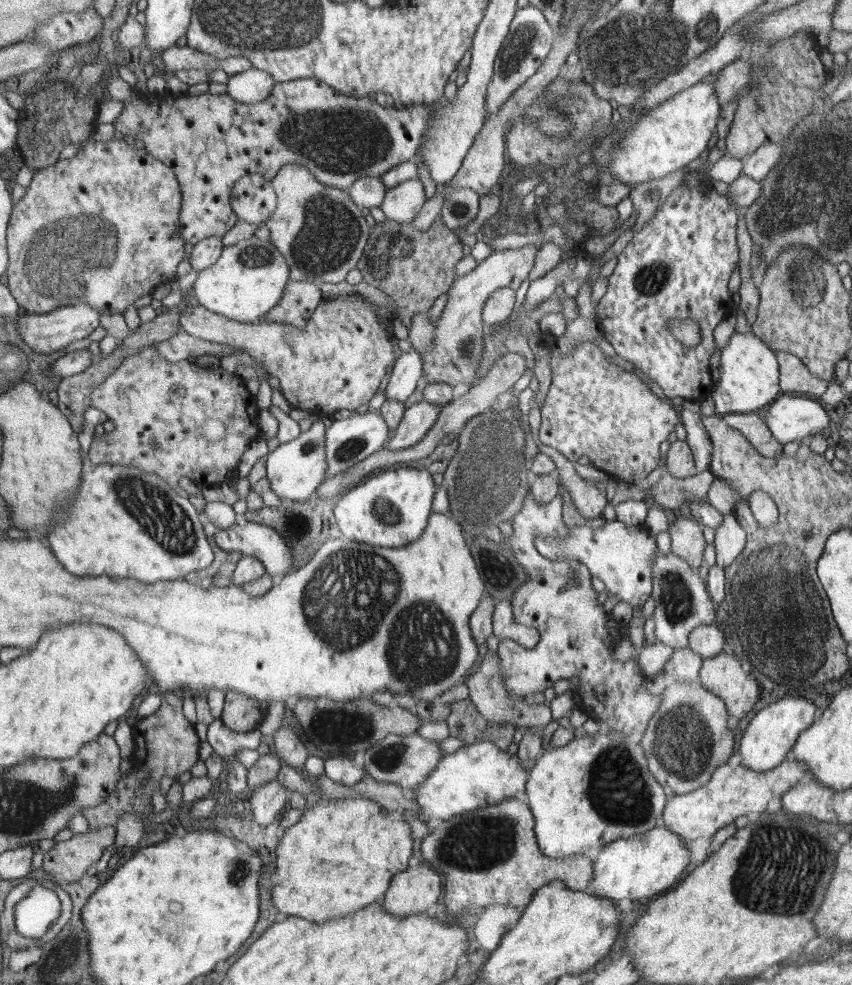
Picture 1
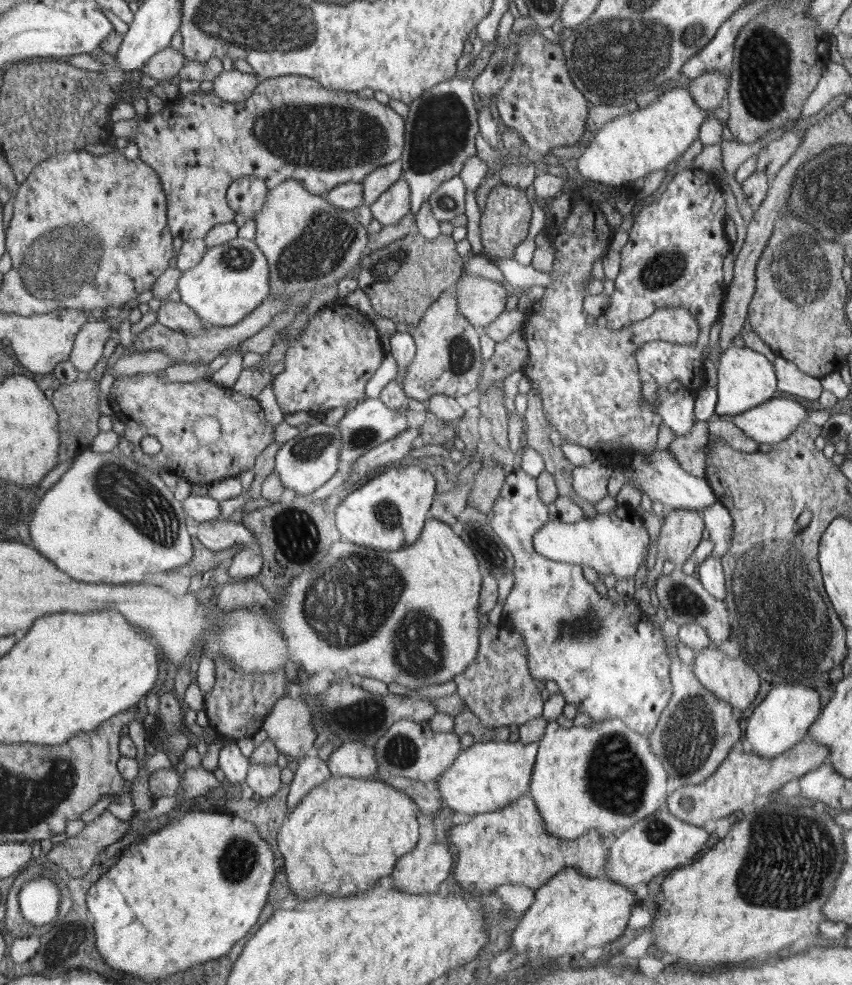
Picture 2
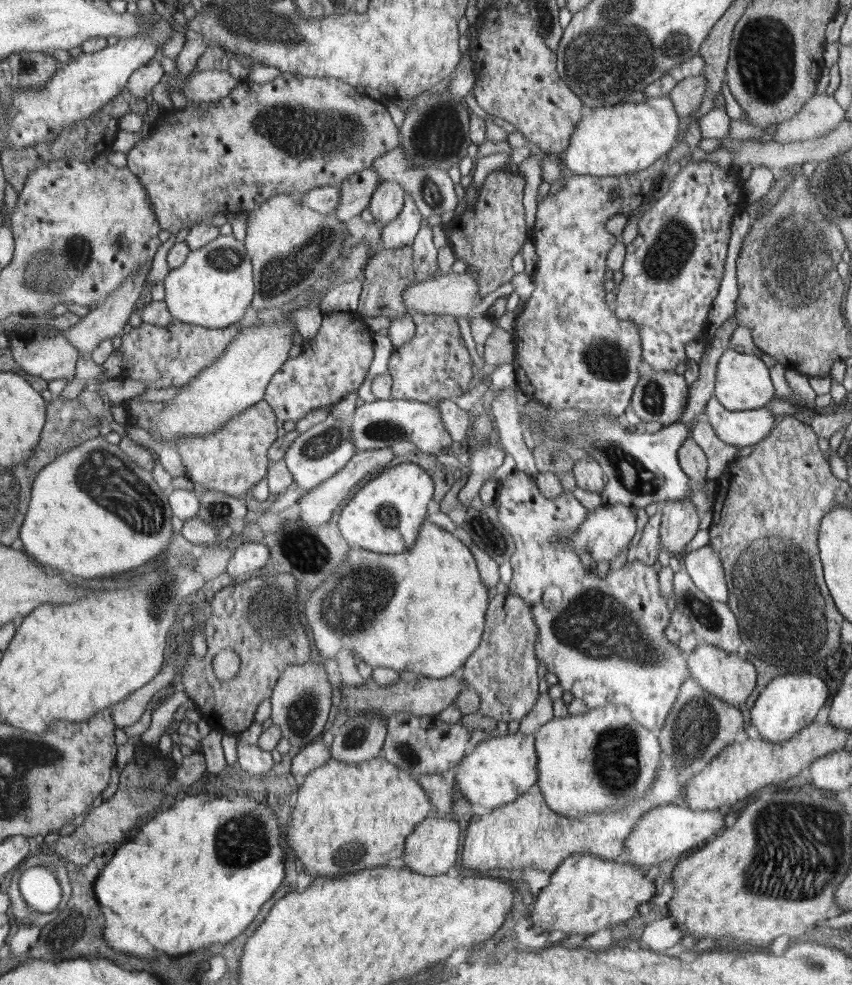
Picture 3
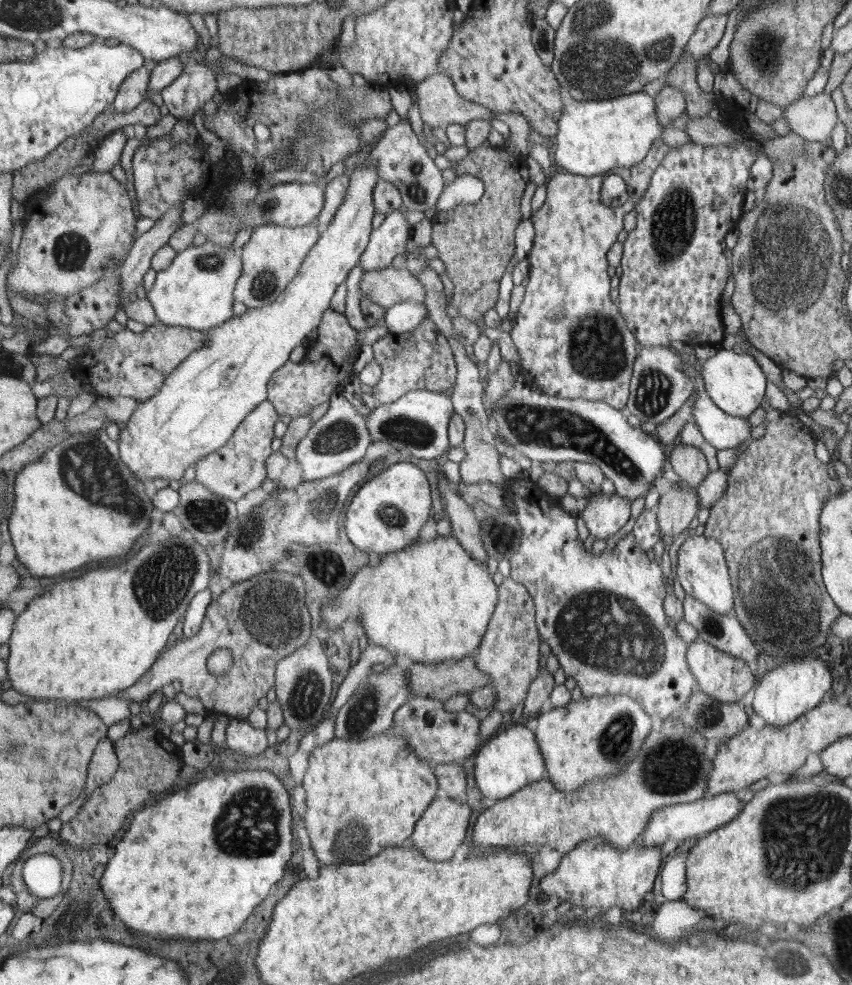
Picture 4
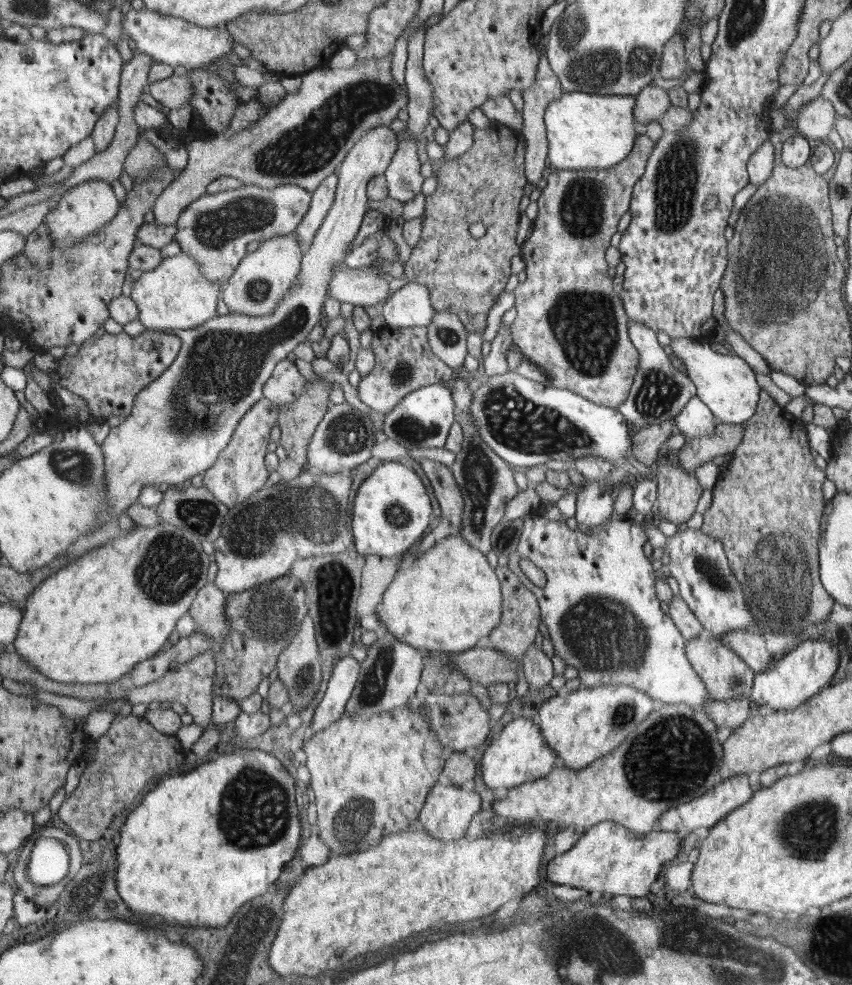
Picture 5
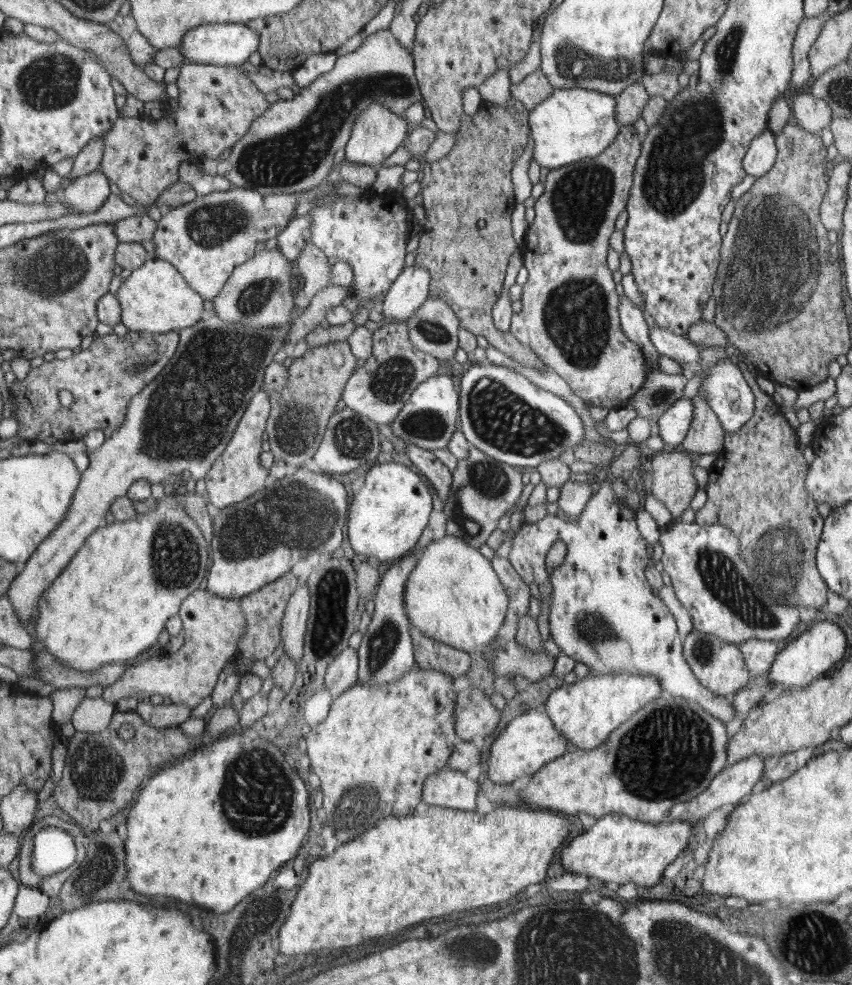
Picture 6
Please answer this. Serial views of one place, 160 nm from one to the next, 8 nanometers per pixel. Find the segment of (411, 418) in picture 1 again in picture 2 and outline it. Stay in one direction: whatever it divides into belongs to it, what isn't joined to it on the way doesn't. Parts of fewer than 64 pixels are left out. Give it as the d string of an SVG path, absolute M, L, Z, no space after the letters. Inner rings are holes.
M410 426L403 433L388 439L380 446L370 448L366 454L363 454L362 457L351 464L354 473L337 492L345 494L347 489L353 488L353 485L358 480L364 478L376 466L397 465L401 458L408 456L408 453L412 450L412 442L416 440L416 437L421 434L422 430L422 427L414 429Z

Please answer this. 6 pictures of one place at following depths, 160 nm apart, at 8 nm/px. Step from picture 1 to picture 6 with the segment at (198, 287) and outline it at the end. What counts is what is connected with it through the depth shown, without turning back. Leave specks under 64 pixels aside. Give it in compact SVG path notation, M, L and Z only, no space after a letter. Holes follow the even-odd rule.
M150 258L123 280L117 292L121 322L131 331L167 333L194 326L204 314L202 295L192 290L175 266L166 260Z

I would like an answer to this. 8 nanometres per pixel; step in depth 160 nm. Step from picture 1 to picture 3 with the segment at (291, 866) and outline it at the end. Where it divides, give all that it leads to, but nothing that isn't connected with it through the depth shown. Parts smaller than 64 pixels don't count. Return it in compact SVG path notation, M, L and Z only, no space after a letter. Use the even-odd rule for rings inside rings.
M383 756L375 757L368 761L358 763L358 764L347 764L342 763L342 761L336 761L336 759L330 758L324 766L319 766L309 772L298 790L298 801L297 805L293 809L292 824L286 832L286 842L288 846L292 848L297 862L303 867L308 874L312 876L342 876L343 874L354 874L356 870L372 870L372 866L380 866L380 864L387 864L388 860L392 858L400 858L404 855L406 837L416 829L419 822L422 822L430 814L430 801L426 796L424 789L419 785L419 782L415 779L414 775L408 774L405 770L398 768L395 764L390 764L383 759Z

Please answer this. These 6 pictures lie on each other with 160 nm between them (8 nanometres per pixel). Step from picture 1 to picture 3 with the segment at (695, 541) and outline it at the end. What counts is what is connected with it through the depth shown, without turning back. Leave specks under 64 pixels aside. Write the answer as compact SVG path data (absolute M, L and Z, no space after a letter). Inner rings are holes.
M690 498L666 501L661 505L660 548L678 555L696 536L701 516Z

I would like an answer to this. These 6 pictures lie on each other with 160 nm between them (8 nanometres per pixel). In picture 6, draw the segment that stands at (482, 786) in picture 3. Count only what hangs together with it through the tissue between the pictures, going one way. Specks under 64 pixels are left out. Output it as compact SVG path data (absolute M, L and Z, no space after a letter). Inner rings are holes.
M532 708L528 713L516 716L508 722L508 726L494 739L488 761L489 779L496 784L512 783L517 778L533 774L545 764L556 761L556 758L563 756L570 749L569 742L556 730L544 710Z

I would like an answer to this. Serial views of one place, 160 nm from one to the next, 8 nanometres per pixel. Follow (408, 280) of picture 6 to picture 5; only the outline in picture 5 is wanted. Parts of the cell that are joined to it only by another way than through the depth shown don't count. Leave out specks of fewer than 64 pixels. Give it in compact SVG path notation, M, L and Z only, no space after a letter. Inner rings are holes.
M408 282L379 307L389 328L426 327L437 313L424 284Z

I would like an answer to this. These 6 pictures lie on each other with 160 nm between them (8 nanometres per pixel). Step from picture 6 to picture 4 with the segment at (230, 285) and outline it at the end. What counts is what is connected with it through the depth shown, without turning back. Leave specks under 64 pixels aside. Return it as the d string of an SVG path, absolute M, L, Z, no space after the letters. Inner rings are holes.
M315 222L306 227L298 228L276 225L258 226L258 228L253 230L249 242L244 246L244 250L242 250L243 275L235 287L234 295L236 300L243 302L248 309L259 309L260 307L271 305L291 285L292 279L299 274L301 265L321 237L322 233Z

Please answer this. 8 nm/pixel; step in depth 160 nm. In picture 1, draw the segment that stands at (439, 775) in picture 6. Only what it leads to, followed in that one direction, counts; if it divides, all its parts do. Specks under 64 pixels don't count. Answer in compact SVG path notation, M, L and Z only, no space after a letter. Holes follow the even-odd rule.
M427 863L407 867L392 877L382 898L383 909L394 916L423 914L442 894L442 878Z

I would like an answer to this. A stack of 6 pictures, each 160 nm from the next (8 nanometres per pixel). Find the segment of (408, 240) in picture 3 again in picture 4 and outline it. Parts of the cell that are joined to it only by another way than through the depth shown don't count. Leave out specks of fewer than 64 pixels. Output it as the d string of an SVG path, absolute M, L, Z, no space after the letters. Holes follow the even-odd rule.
M400 210L392 211L379 228L372 230L367 250L360 258L360 268L378 271L392 266L396 256L406 253L406 243L412 226Z

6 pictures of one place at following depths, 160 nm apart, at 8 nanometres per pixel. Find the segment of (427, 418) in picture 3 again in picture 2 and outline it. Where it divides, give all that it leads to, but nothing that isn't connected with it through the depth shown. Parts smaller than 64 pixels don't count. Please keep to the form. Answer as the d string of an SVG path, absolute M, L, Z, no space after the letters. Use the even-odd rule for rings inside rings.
M366 398L353 409L347 411L337 424L340 434L342 434L340 464L344 467L350 466L358 458L362 457L363 454L366 454L370 448L380 446L383 442L410 428L406 420L407 411L407 406L397 410L388 408L379 398Z

